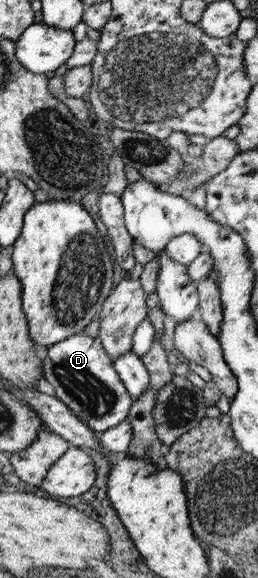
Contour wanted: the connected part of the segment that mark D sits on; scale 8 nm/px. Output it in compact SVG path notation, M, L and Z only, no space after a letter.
M76 333L56 342L48 348L42 366L43 378L54 388L54 397L75 413L88 430L104 432L127 419L133 398L118 378L98 337Z

